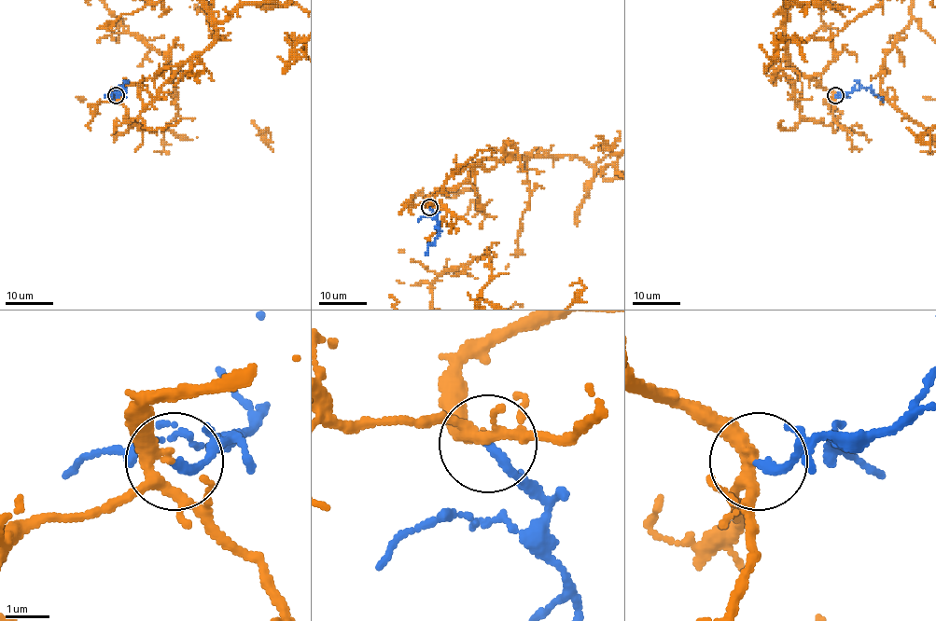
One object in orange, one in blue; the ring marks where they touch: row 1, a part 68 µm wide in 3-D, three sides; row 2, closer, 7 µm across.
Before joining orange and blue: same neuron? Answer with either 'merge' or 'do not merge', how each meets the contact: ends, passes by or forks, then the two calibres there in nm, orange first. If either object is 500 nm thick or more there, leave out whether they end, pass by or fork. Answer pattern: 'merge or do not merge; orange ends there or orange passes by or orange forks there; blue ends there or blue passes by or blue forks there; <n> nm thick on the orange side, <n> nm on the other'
merge; orange forks there; blue ends there; 200 nm thick on the orange side, 200 nm on the other

